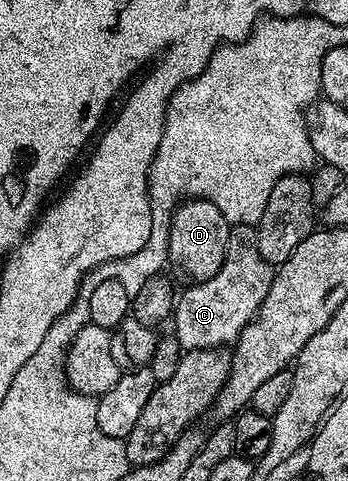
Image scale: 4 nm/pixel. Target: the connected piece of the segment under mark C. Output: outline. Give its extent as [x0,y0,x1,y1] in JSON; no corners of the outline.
[173,226,273,351]

